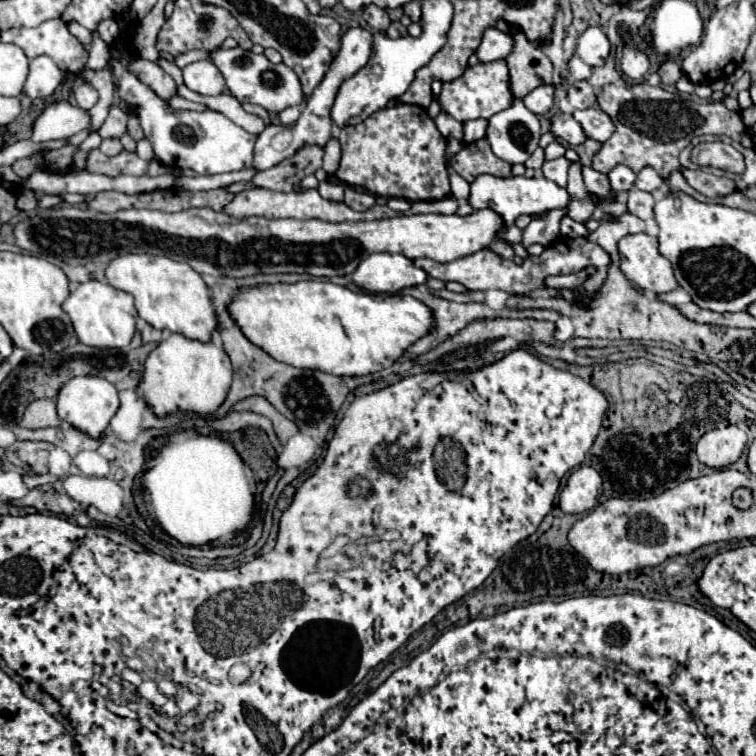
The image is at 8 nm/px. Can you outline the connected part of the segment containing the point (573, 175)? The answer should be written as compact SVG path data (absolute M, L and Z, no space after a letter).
M575 162L571 168L569 168L569 194L573 196L573 204L569 204L567 208L567 216L585 224L593 210L595 210L595 196L587 194L587 188L583 184L583 178L581 178L581 164Z

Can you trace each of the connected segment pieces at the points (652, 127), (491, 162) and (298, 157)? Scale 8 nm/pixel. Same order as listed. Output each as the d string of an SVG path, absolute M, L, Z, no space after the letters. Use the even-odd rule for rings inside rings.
M607 84L597 94L597 108L605 112L613 124L615 132L598 153L593 156L593 168L597 172L607 174L617 164L629 166L633 172L639 172L643 166L651 166L659 172L659 176L667 178L671 170L679 170L679 152L691 144L691 138L701 134L715 134L715 136L729 136L733 140L749 140L745 124L739 112L731 112L723 106L723 102L703 102L695 104L691 100L683 100L681 112L681 98L661 88L653 88L649 84L631 84L629 86L615 86ZM739 122L741 122L741 136L739 136Z
M485 138L473 142L471 146L461 148L451 158L451 166L467 182L473 182L481 174L491 174L491 176L497 176L497 178L507 178L509 172L511 172L511 166L491 152L489 142Z
M307 144L307 146L299 148L291 158L273 166L271 170L259 172L251 182L259 188L289 192L295 182L303 180L309 174L315 174L315 170L321 166L323 152L325 152L323 146Z

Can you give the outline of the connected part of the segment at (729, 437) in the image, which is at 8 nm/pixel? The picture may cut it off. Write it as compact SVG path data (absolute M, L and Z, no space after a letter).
M737 426L715 428L701 436L697 442L697 456L699 462L707 464L709 468L723 468L733 464L741 452L745 450L747 434Z

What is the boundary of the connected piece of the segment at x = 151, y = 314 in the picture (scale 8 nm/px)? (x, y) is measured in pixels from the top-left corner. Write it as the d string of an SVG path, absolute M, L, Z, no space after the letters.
M151 254L117 256L115 260L109 262L105 278L111 286L133 294L139 316L157 330L171 330L187 338L207 342L211 330L215 330L217 326L217 316L211 304L209 288L203 282L201 274L197 274L185 262L175 262L169 260L167 256Z

